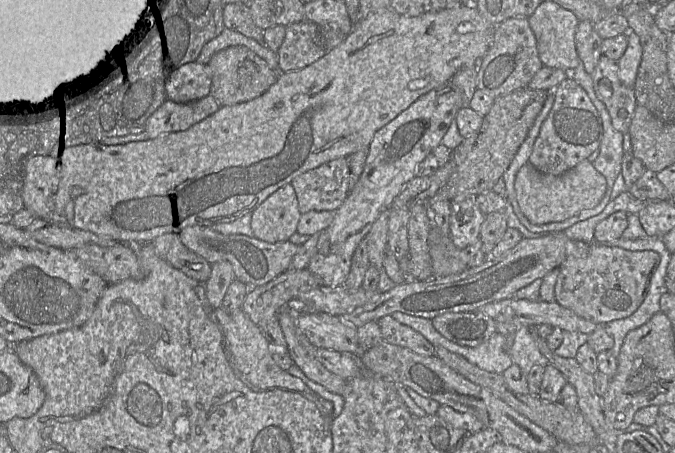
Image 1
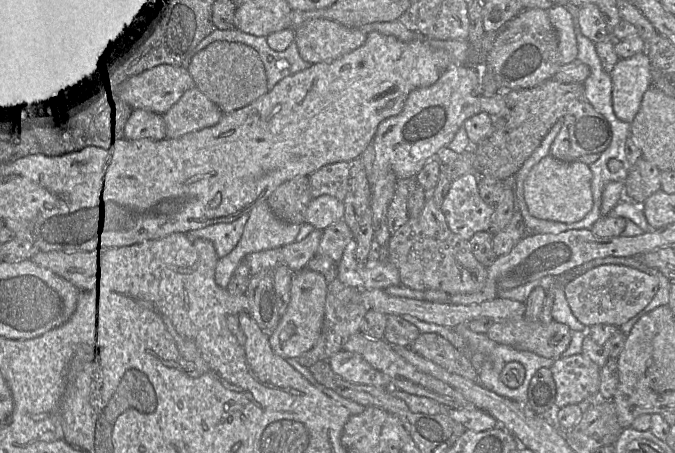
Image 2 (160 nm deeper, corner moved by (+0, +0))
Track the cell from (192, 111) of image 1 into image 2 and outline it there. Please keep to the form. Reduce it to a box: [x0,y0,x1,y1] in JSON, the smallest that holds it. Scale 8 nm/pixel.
[127,109,166,141]

